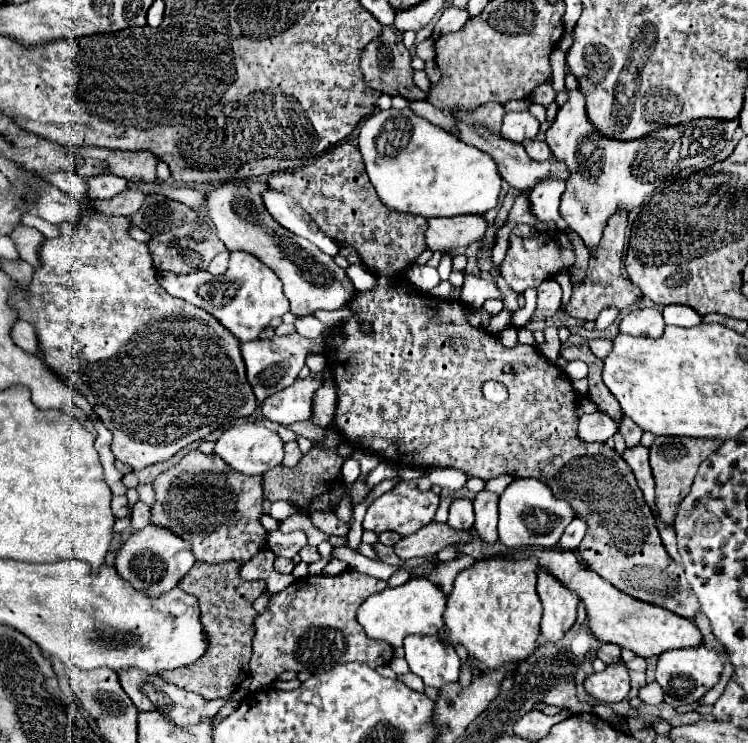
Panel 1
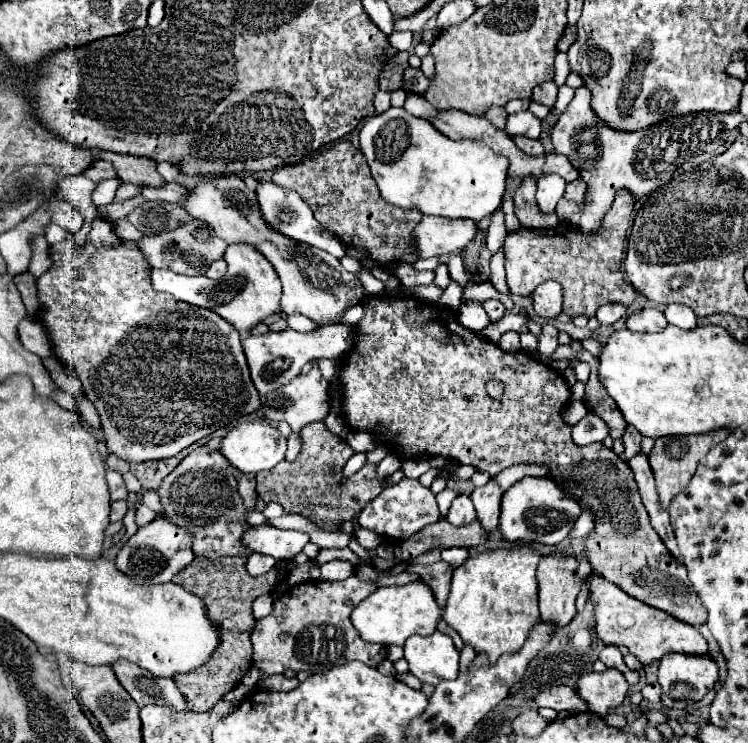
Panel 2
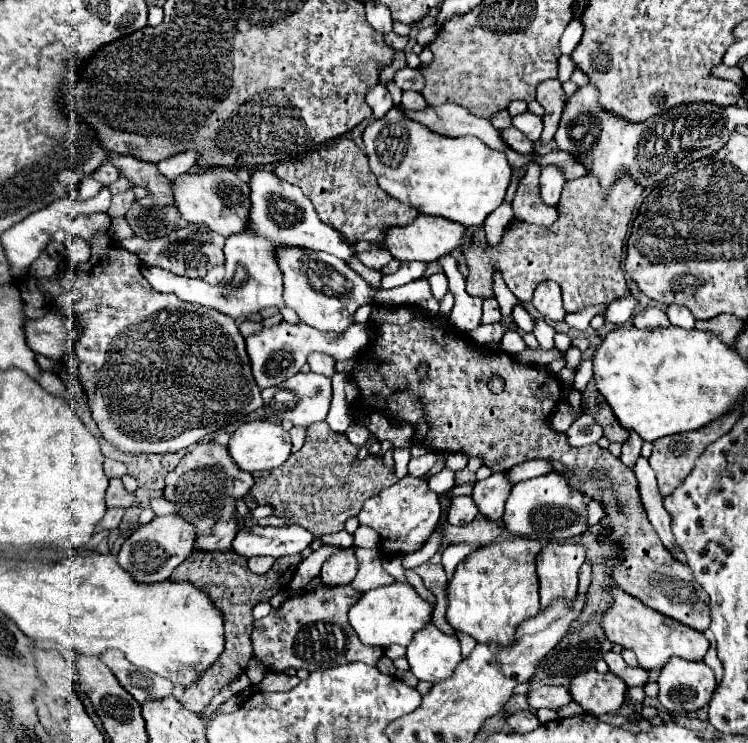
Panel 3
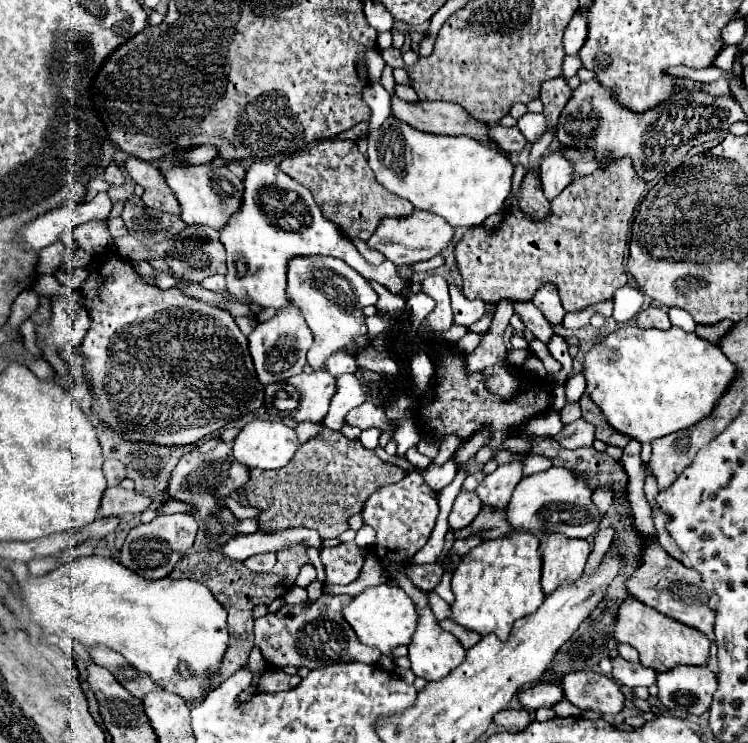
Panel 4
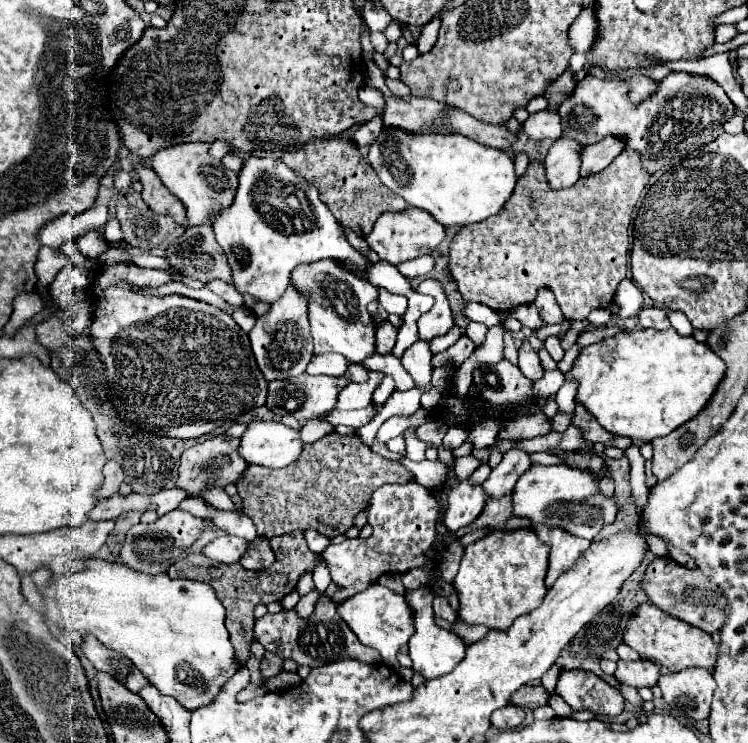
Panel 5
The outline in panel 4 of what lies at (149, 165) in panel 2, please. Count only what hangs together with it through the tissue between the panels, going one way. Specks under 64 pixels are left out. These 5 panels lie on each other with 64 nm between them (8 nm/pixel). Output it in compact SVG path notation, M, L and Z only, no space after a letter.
M128 158L124 160L124 166L130 178L144 188L142 200L148 208L158 208L158 210L172 212L172 214L180 212L178 200L174 198L170 186L164 182L164 174L156 170L154 164L148 164L138 158Z

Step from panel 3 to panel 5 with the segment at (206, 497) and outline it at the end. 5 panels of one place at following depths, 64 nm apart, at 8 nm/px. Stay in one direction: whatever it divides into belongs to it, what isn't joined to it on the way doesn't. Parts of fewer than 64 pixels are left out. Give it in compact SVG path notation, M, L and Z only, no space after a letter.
M226 434L208 438L192 448L188 448L182 458L180 458L180 466L178 466L178 476L176 476L176 488L188 492L190 498L200 498L202 500L202 492L212 488L212 486L220 486L226 488L228 484L236 484L244 470L246 470L246 462L240 460L238 452L238 440L236 438L228 438Z

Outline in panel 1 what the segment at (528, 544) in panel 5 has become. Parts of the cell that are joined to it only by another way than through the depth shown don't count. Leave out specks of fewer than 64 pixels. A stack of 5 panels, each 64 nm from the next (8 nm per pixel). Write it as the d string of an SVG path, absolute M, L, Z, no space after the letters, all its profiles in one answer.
M478 560L470 568L462 570L454 588L448 596L448 604L444 610L444 624L448 628L448 646L464 646L468 654L484 668L496 670L506 664L522 664L528 660L538 648L540 636L540 620L542 620L542 604L536 594L536 572L538 560Z

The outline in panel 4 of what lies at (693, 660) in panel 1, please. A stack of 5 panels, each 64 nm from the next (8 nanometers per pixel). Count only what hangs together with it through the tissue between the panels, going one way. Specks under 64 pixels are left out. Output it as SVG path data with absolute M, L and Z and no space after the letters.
M678 664L672 670L660 672L656 684L660 688L658 700L668 710L682 710L682 712L690 712L690 714L704 714L710 708L712 694L716 692L716 676L706 666L684 666L684 664Z

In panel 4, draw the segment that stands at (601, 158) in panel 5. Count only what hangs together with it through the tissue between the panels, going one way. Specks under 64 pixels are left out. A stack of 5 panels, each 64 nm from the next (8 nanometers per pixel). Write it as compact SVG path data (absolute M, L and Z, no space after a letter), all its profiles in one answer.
M564 148L562 156L572 164L572 178L588 176L588 174L592 174L596 170L596 160L592 160L592 156L584 156L584 152Z

